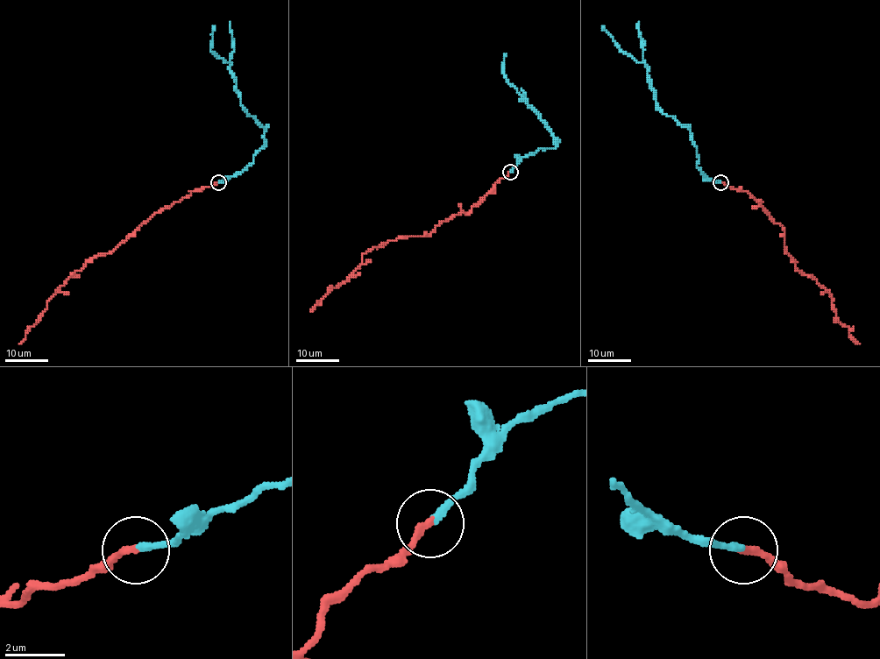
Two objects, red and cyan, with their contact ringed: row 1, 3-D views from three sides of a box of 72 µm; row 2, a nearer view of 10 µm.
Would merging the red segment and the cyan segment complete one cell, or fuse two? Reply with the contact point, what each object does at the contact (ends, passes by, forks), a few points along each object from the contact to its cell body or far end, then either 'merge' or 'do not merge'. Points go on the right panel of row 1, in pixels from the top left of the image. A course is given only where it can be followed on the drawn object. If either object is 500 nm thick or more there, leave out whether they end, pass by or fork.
place (720, 182); red ends; cyan ends; course red (720, 182), (762, 202), (770, 218), (784, 230), (785, 251), (796, 268), (829, 294), (836, 319), (860, 344); course cyan (720, 182), (710, 180), (696, 166), (698, 156), (688, 128), (656, 103), (644, 64), (620, 50), (601, 27); do not merge

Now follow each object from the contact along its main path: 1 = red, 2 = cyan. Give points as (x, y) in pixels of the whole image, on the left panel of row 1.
1: (218, 182), (165, 207), (110, 251), (89, 258), (53, 294), (40, 319), (28, 329), (18, 344)
2: (218, 182), (252, 161), (265, 145), (265, 128), (241, 103), (230, 64), (210, 50), (214, 27)

